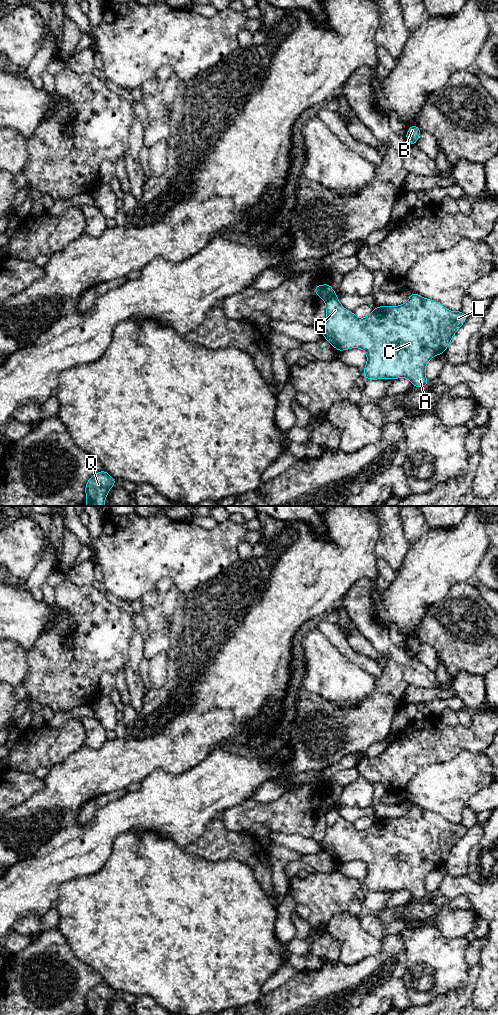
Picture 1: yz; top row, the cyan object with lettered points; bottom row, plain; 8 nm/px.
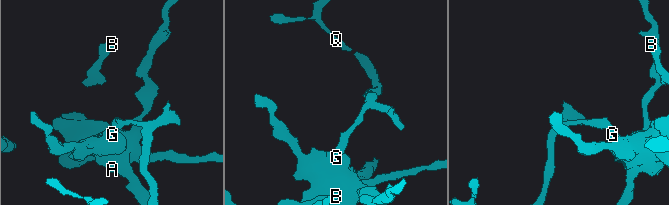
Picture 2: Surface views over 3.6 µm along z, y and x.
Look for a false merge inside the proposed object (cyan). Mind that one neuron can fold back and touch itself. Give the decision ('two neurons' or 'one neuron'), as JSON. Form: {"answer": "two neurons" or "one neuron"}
{"answer": "two neurons"}

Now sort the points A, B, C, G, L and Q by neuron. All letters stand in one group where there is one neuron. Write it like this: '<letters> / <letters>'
A B C G L / Q

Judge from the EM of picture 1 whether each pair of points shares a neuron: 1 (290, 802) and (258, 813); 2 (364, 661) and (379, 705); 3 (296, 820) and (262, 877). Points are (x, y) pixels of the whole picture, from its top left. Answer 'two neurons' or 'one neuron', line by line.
1: one neuron
2: two neurons
3: two neurons

